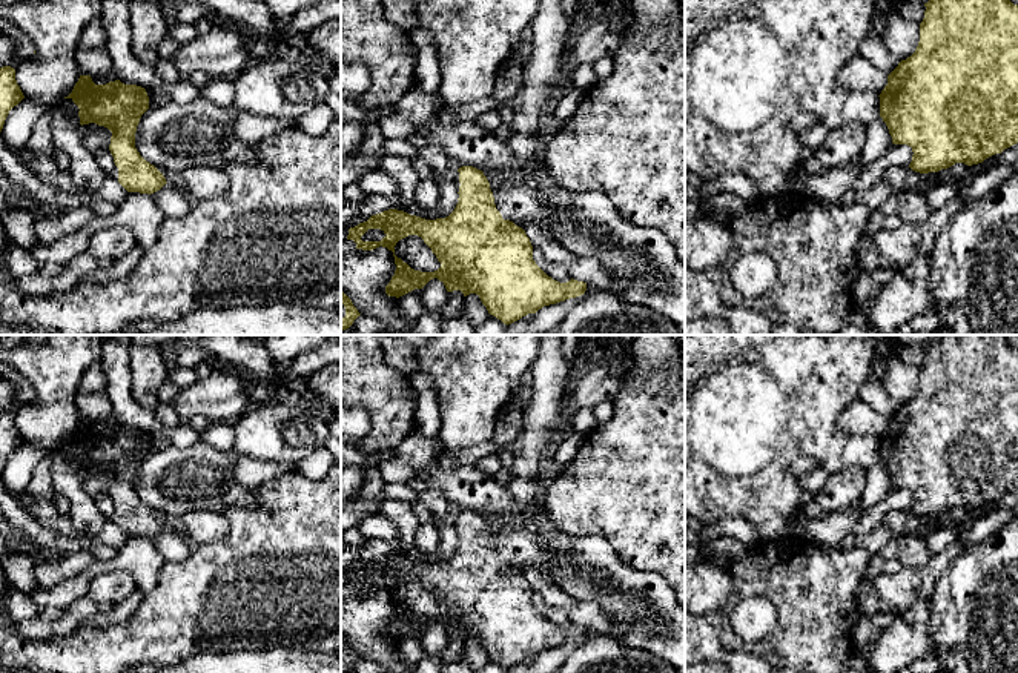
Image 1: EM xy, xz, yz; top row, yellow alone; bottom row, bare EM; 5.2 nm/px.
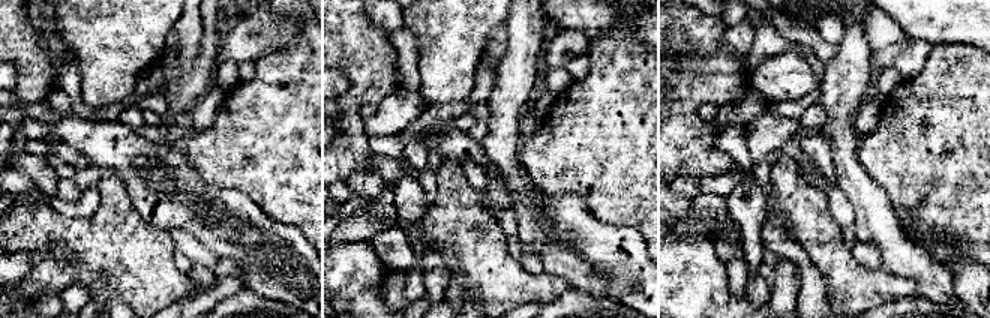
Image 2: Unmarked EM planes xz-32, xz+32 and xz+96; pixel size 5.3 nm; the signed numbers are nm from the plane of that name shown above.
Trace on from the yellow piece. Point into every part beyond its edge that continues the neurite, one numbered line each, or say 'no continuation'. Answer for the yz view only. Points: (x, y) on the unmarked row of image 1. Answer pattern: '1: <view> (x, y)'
no continuation

